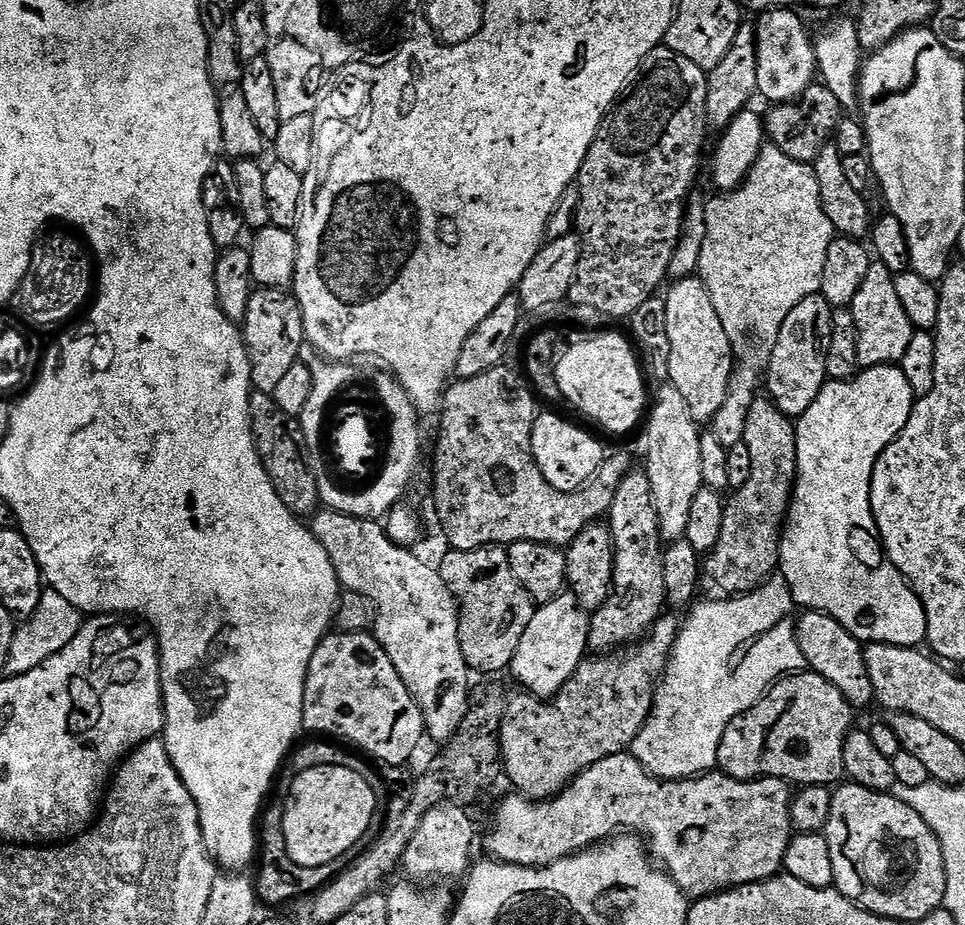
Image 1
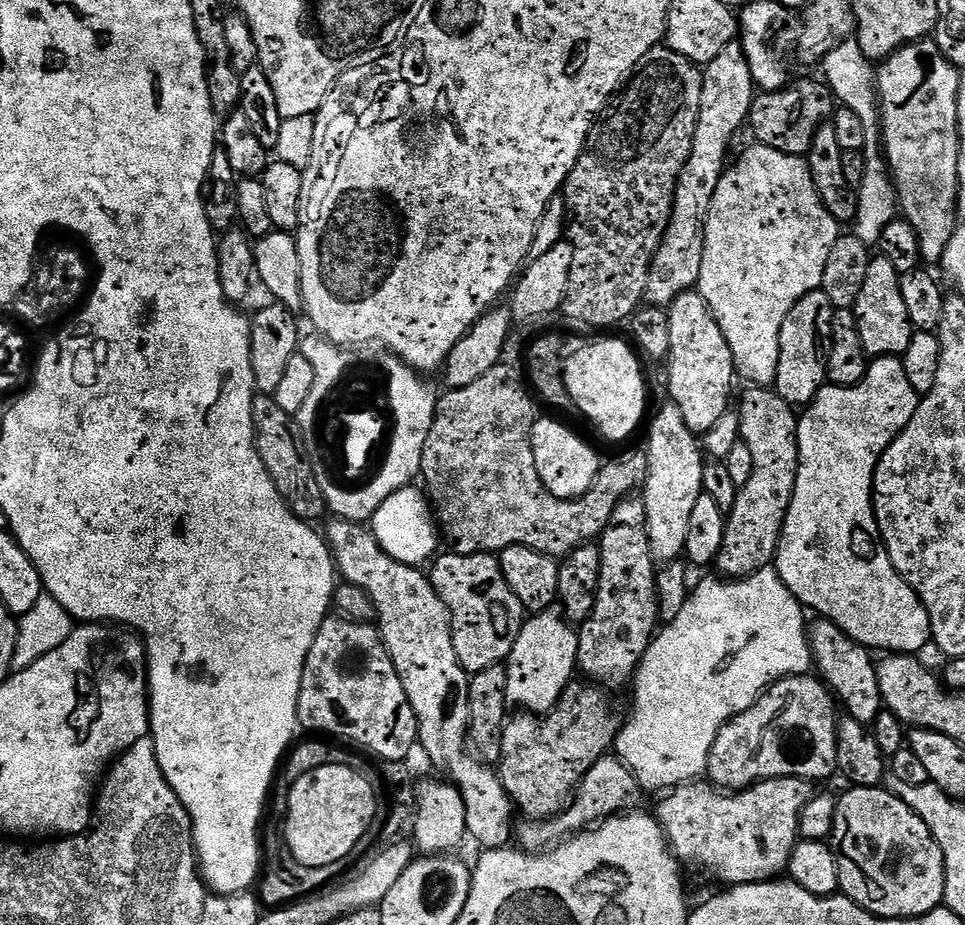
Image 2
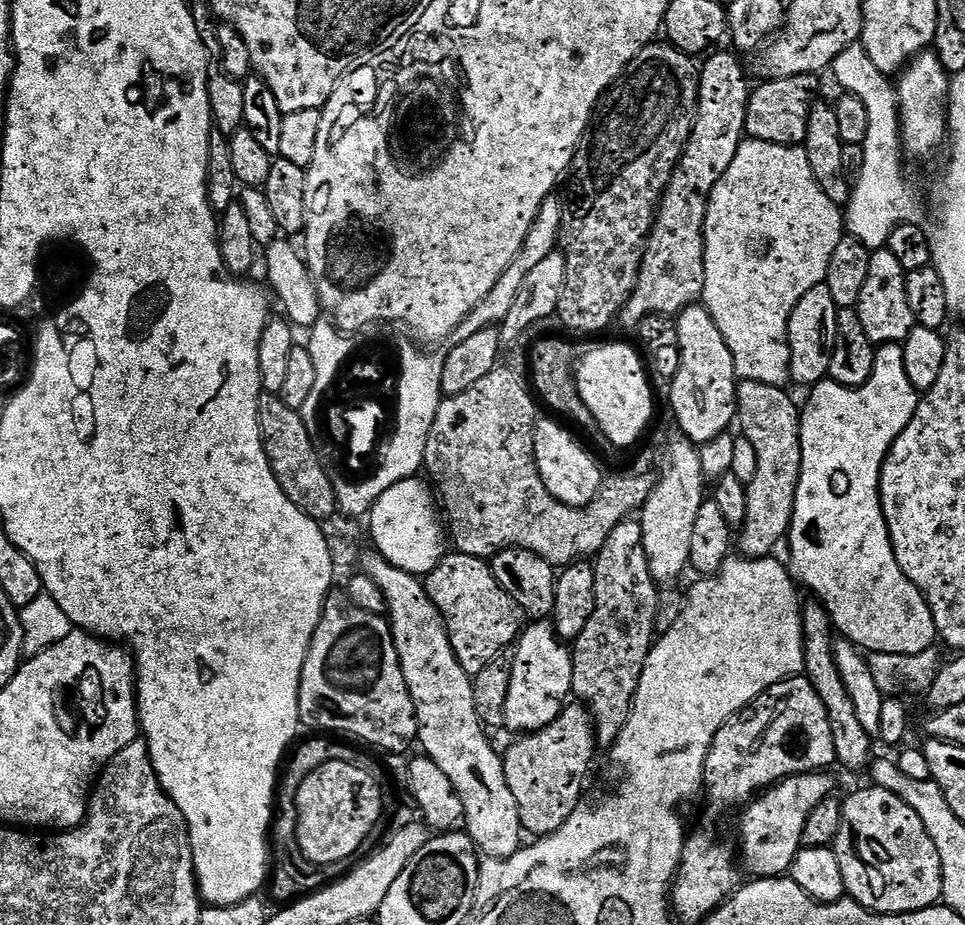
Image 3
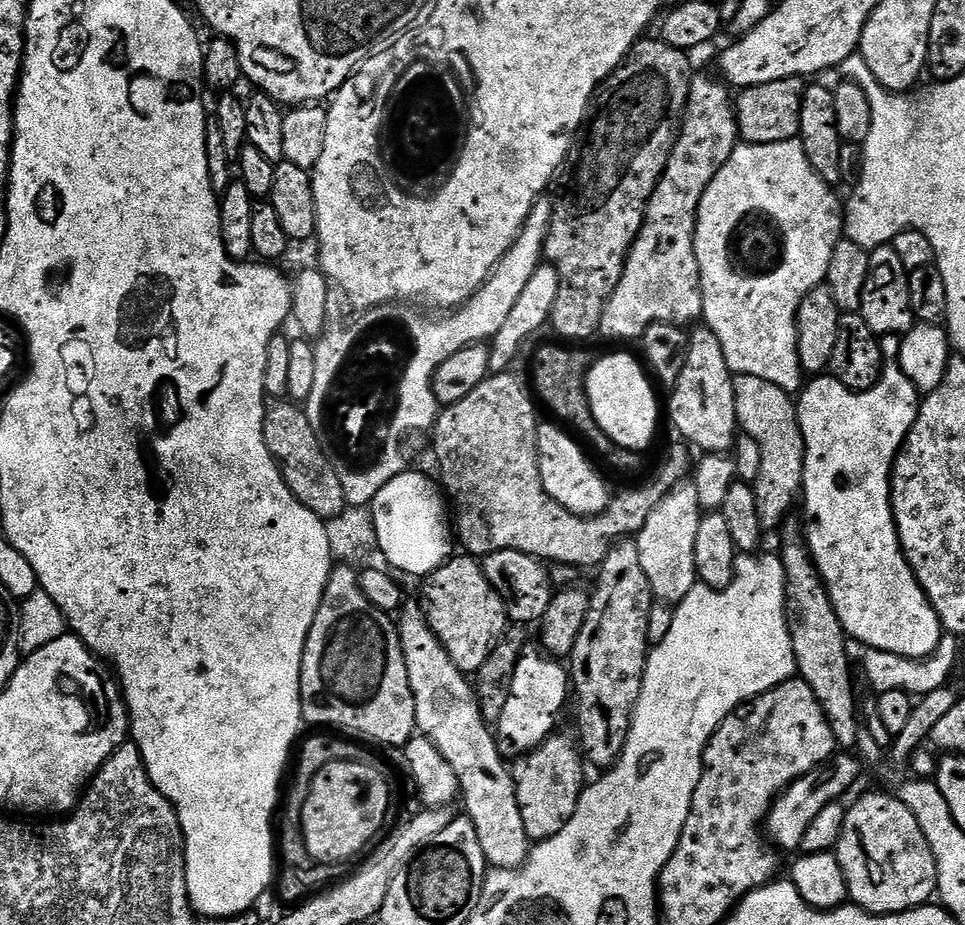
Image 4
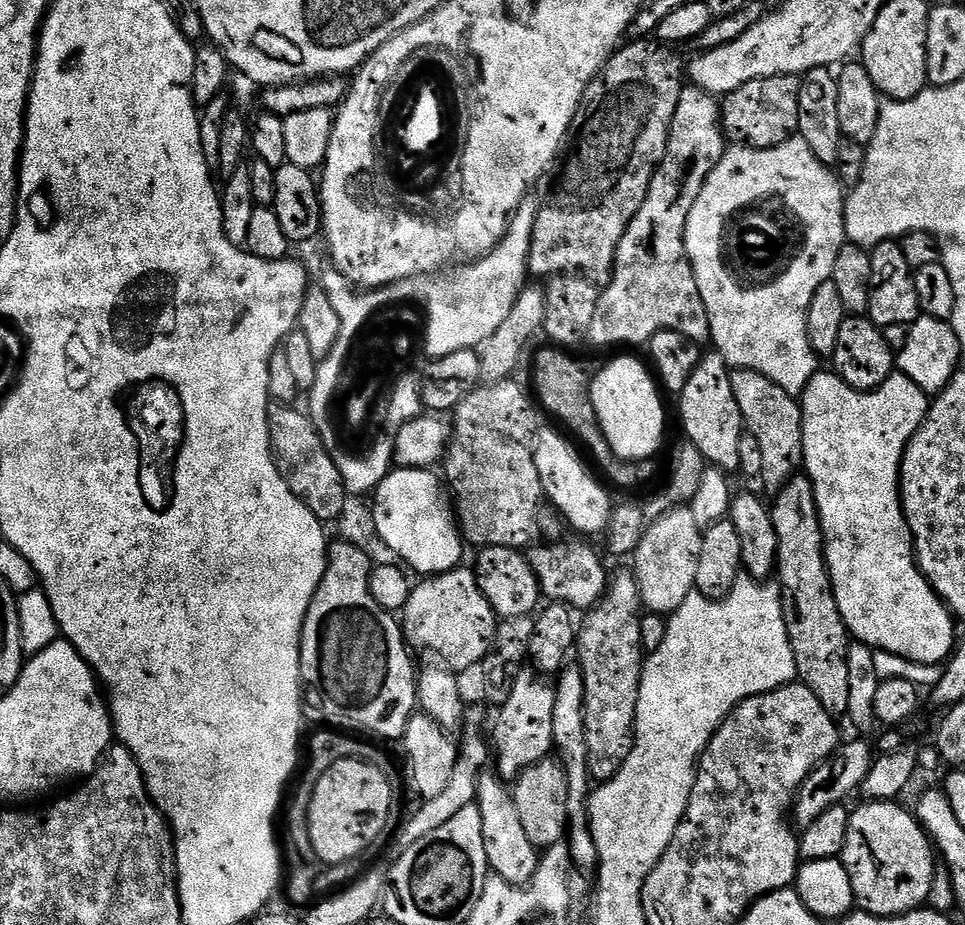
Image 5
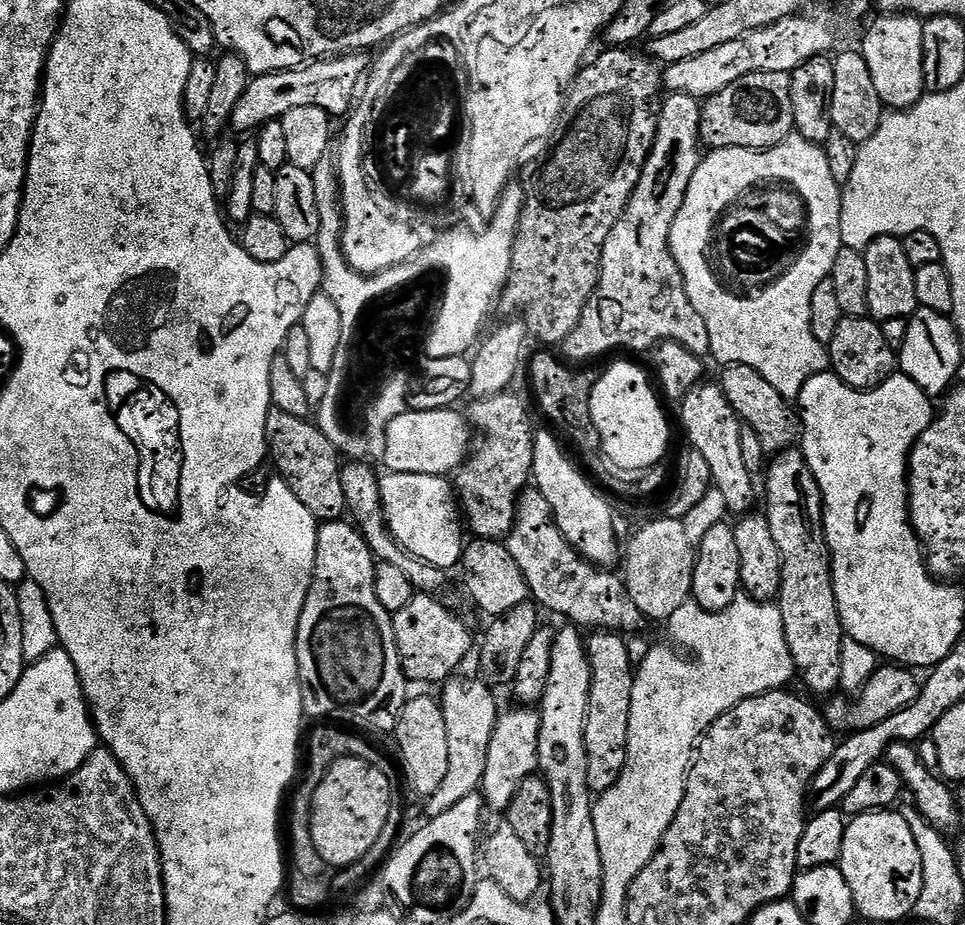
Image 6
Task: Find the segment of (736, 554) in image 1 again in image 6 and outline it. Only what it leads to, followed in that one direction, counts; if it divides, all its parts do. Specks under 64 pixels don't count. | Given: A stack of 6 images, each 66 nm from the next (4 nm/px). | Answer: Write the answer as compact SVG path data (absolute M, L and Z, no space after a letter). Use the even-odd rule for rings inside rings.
M729 364L721 372L724 373L718 377L720 388L741 421L752 428L754 434L758 434L765 454L785 452L801 439L802 425L797 409L786 398L782 398L782 394L778 394L778 390L774 390L774 386L770 386L770 382L766 382L766 378L754 370L754 366Z

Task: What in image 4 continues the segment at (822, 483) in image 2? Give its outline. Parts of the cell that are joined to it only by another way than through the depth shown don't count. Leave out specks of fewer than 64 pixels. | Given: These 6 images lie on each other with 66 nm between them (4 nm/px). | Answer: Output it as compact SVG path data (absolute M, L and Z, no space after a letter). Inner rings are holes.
M898 335L879 337L880 349L887 367L885 367L878 383L870 390L852 392L846 386L842 386L842 382L838 382L831 374L817 375L803 385L802 391L796 400L796 413L804 439L804 487L802 489L804 524L802 523L802 535L808 545L812 562L816 565L820 577L823 578L824 584L828 588L832 605L842 622L845 633L855 643L857 640L865 649L877 648L878 650L889 651L890 654L907 656L911 660L921 661L925 657L931 656L939 645L942 629L938 614L932 609L932 603L928 600L928 595L922 590L922 586L916 580L916 575L912 573L912 567L909 566L908 559L904 557L904 549L900 547L900 535L896 532L896 522L892 519L892 465L896 463L896 454L903 448L904 440L908 437L909 430L914 426L916 416L920 412L922 399L921 393L916 391L916 388L910 382L910 378L906 378L906 374L902 372L898 363L902 340L903 337Z

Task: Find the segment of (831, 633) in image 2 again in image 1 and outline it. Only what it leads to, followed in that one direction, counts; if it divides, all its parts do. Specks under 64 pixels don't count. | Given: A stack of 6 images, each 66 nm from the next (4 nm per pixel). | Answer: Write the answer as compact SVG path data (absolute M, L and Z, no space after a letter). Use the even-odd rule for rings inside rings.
M804 610L799 613L800 621L795 621L796 647L811 671L818 673L826 682L834 682L853 709L860 710L875 701L870 676L866 671L864 646L861 641L856 640L834 618L830 618L825 612L814 612Z

